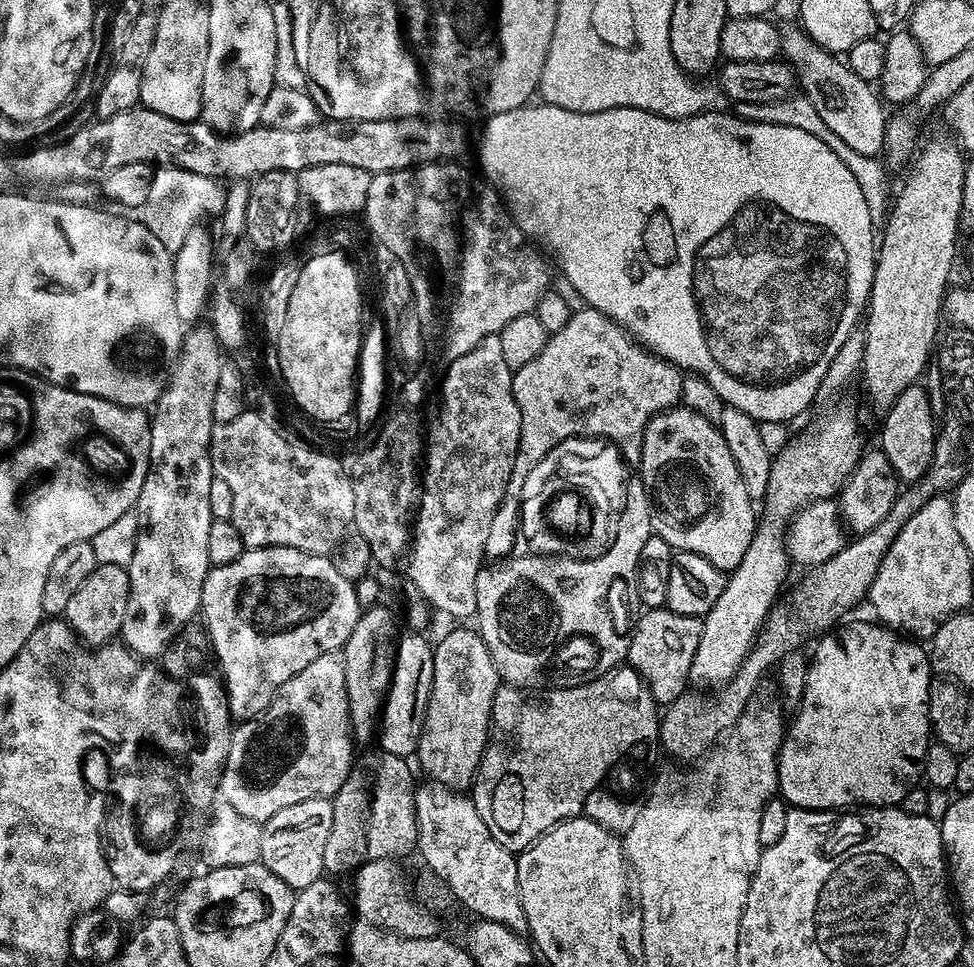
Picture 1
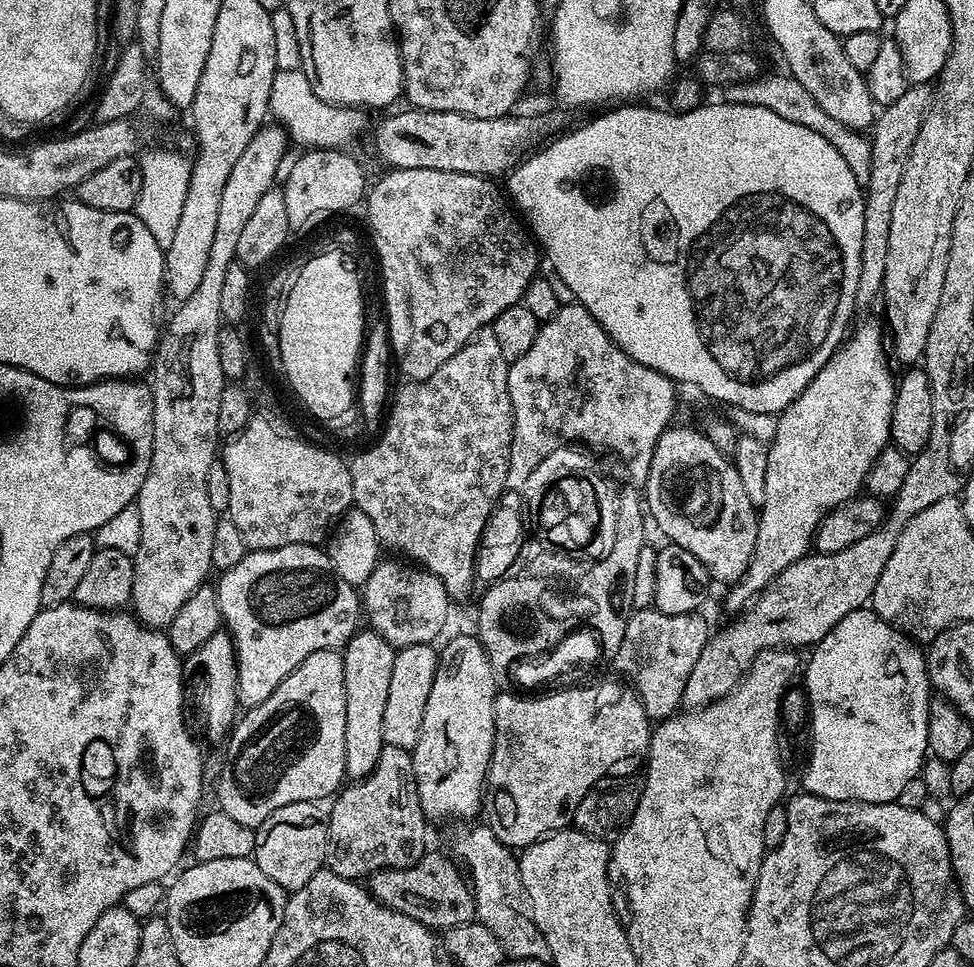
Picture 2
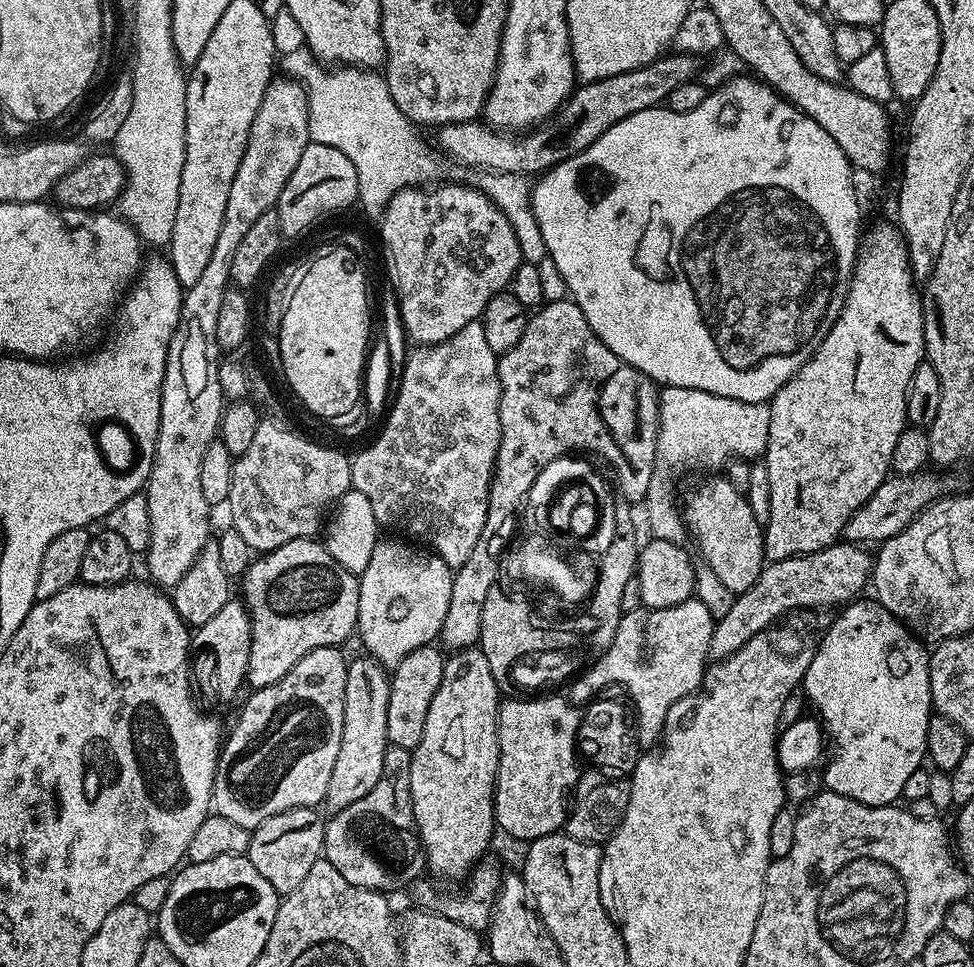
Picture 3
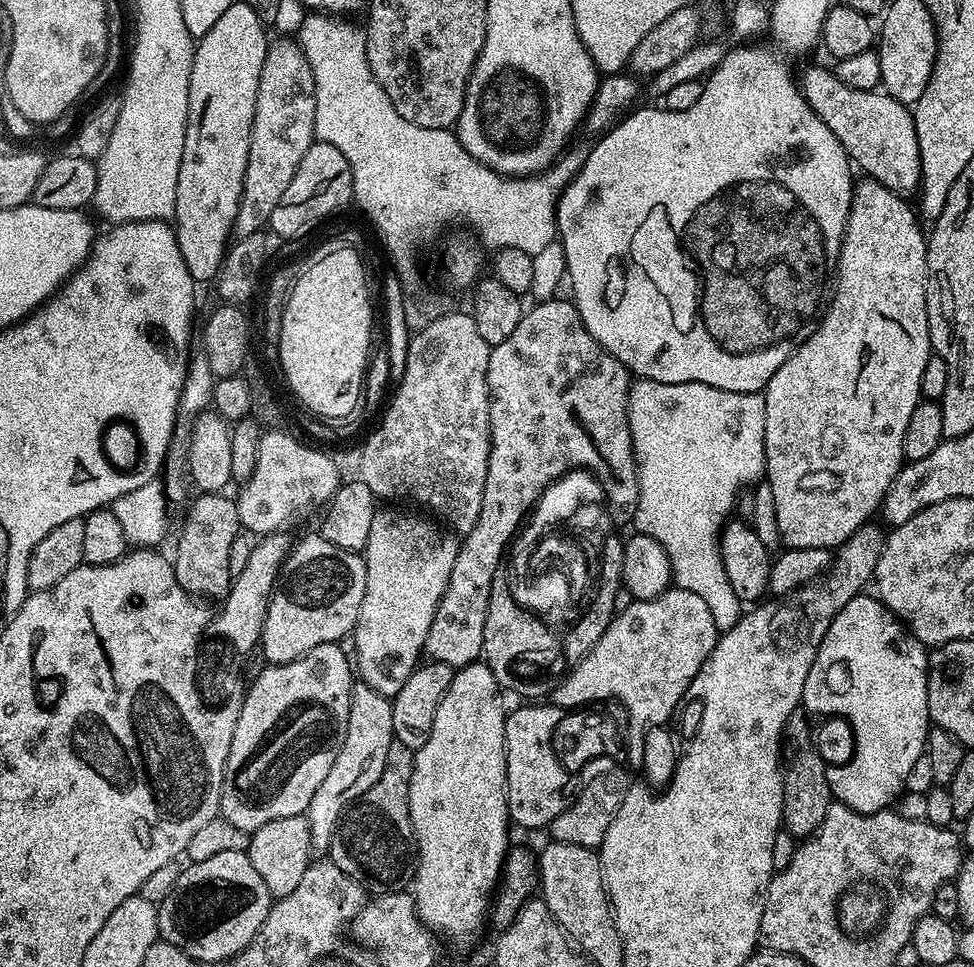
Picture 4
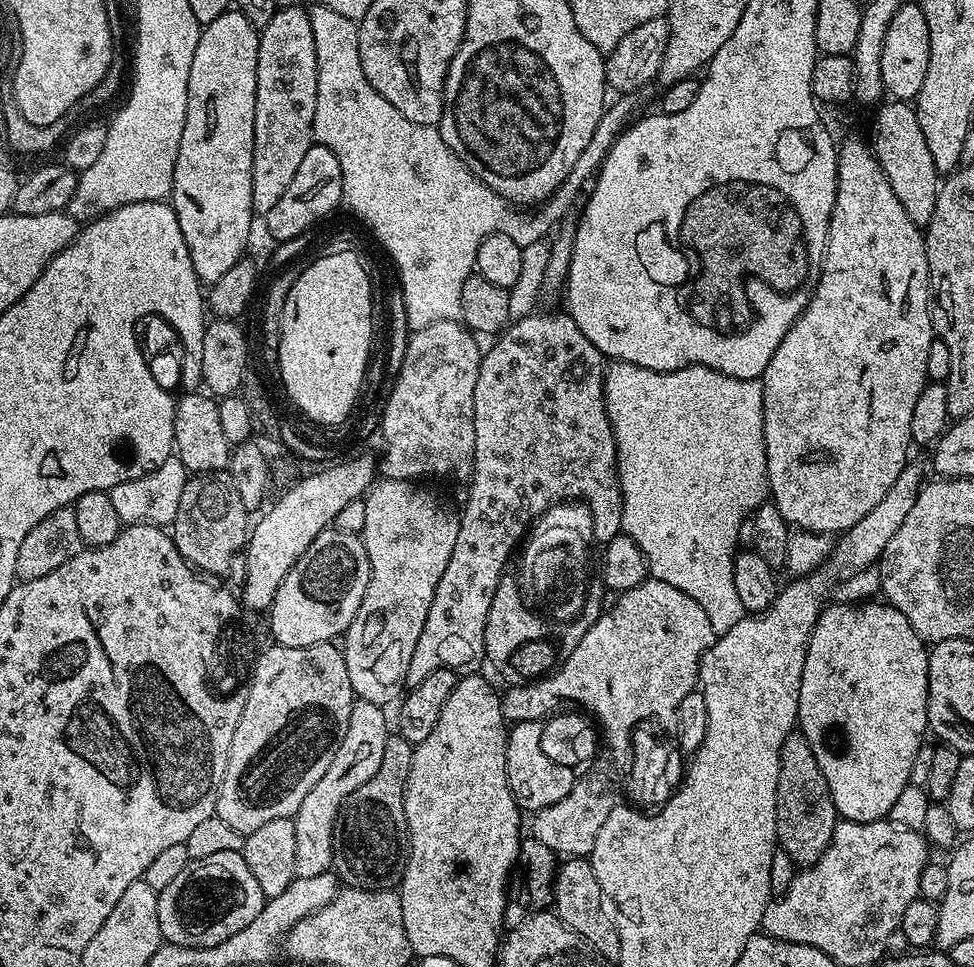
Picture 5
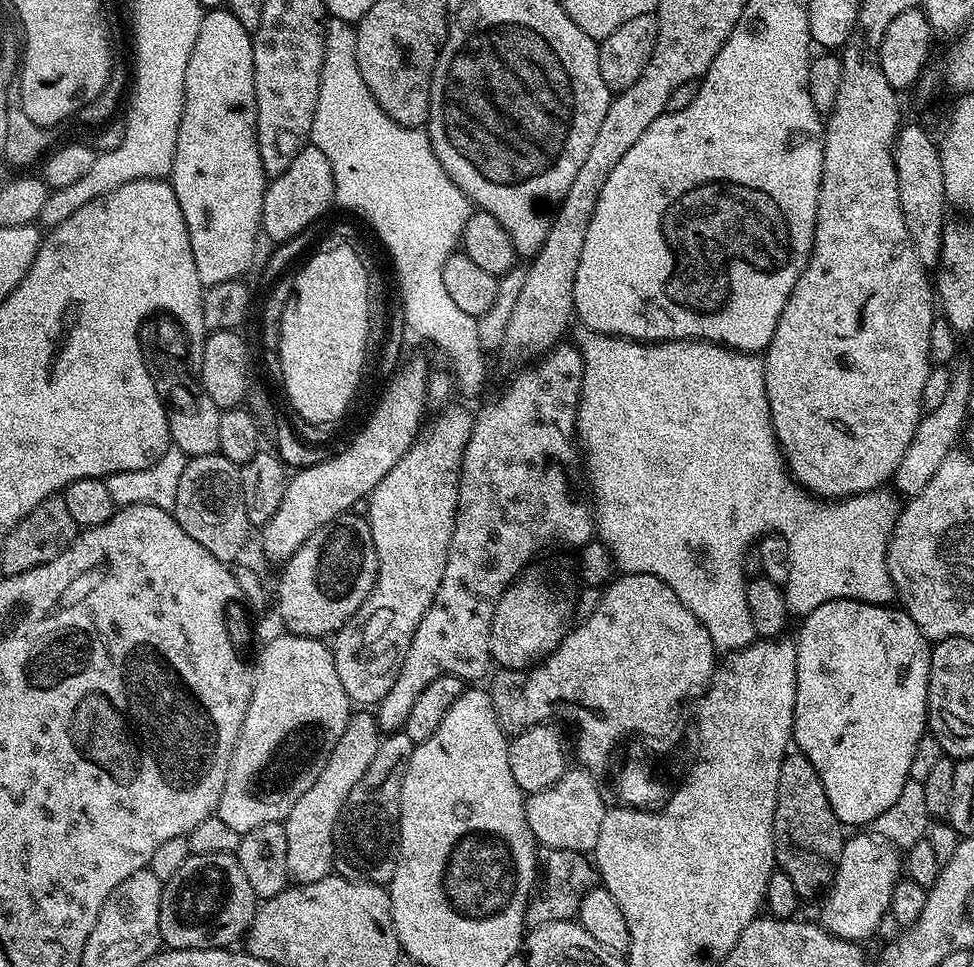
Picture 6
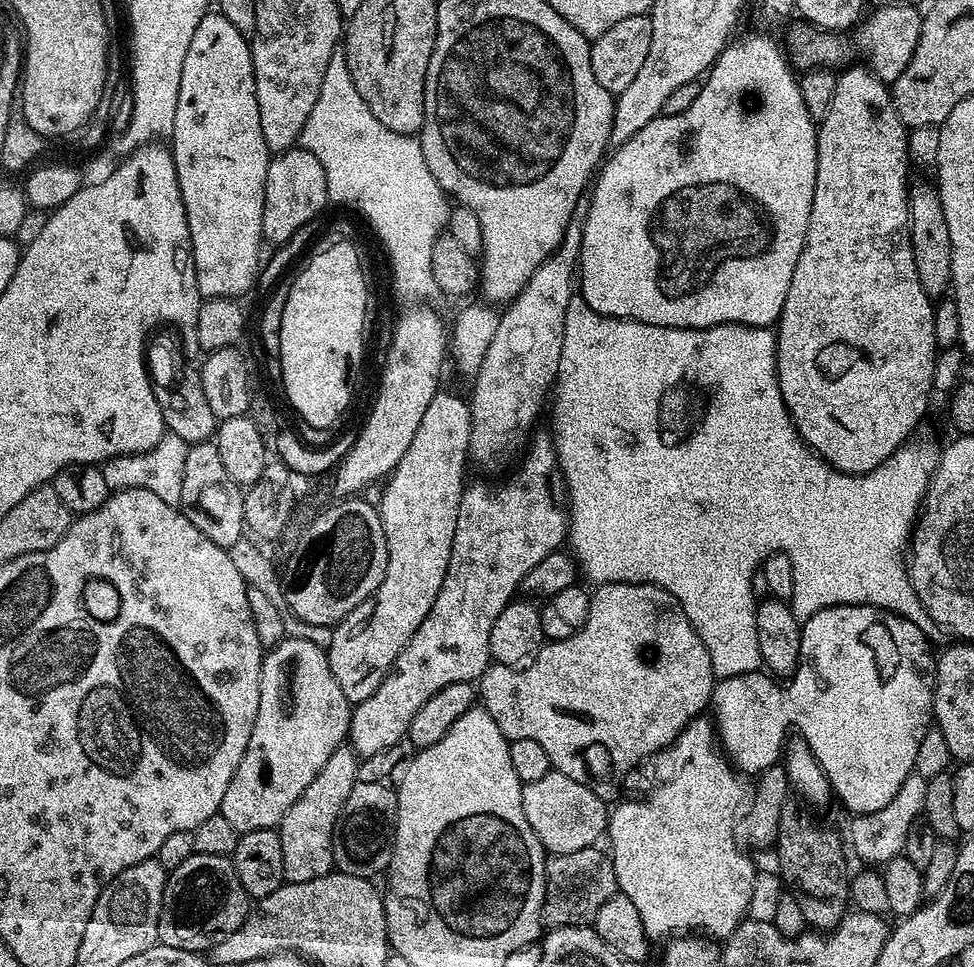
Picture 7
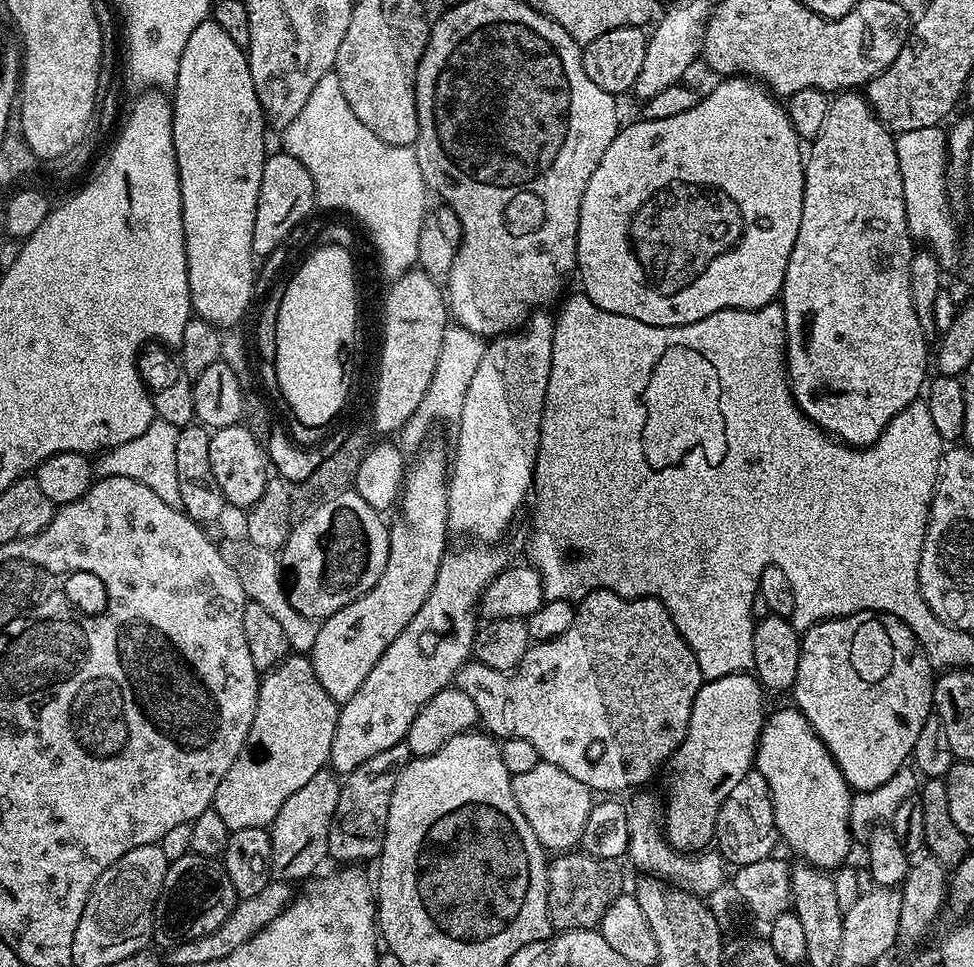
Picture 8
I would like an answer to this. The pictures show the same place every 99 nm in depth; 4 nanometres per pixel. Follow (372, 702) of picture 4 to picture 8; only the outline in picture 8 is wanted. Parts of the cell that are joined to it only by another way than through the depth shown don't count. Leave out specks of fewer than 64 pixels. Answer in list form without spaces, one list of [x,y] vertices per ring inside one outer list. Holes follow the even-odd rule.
[[[325,770],[314,774],[314,778],[310,778],[310,782],[302,786],[302,790],[290,794],[290,798],[282,802],[282,810],[278,810],[270,825],[272,874],[277,881],[293,882],[292,880],[304,879],[307,881],[313,875],[311,872],[323,860],[329,859],[330,826],[338,806],[341,787],[341,777],[331,770]]]

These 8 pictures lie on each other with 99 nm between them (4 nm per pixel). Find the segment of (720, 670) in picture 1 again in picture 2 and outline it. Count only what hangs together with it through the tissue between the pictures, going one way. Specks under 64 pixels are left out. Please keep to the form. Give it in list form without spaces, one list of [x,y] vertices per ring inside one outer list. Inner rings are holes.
[[[868,318],[860,322],[856,333],[854,328],[826,366],[814,374],[806,390],[802,390],[802,394],[798,394],[798,398],[794,398],[794,402],[775,417],[776,433],[768,445],[766,458],[766,502],[758,509],[758,538],[754,542],[754,554],[740,582],[727,589],[728,608],[732,614],[747,608],[769,582],[786,570],[786,566],[809,555],[822,518],[842,502],[853,499],[867,485],[870,466],[874,466],[878,454],[889,447],[897,377],[892,376],[892,368],[888,365],[885,329],[881,325],[880,329],[873,320]]]

